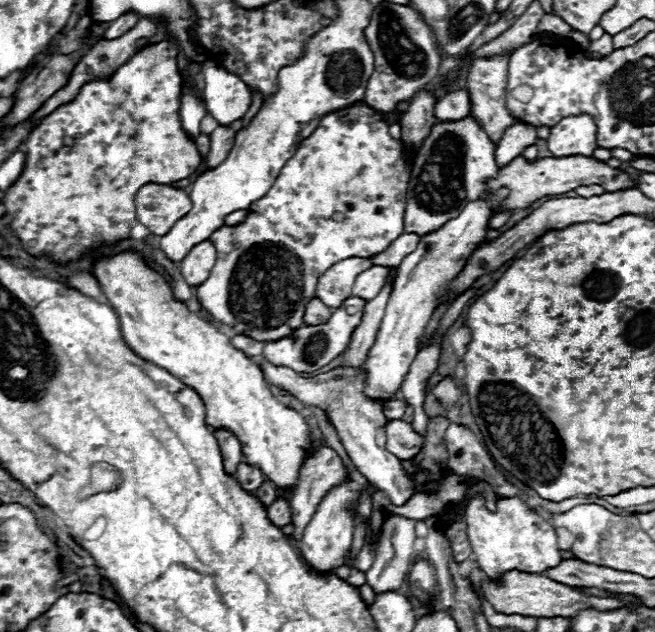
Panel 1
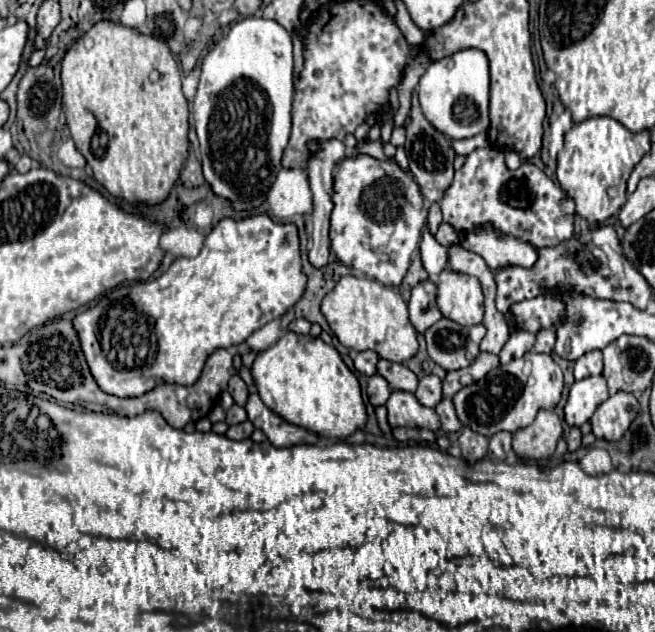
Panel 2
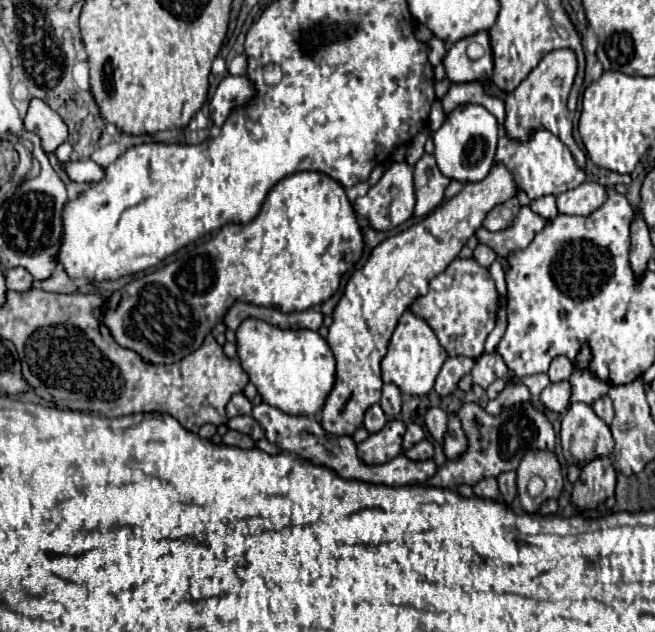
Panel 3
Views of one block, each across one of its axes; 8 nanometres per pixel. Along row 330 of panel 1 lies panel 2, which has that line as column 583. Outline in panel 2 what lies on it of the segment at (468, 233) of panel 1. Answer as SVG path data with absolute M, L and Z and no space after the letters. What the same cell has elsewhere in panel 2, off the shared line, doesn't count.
M588 376L578 380L570 388L568 402L564 406L568 426L582 426L590 420L594 410L608 398L608 386L604 376Z

